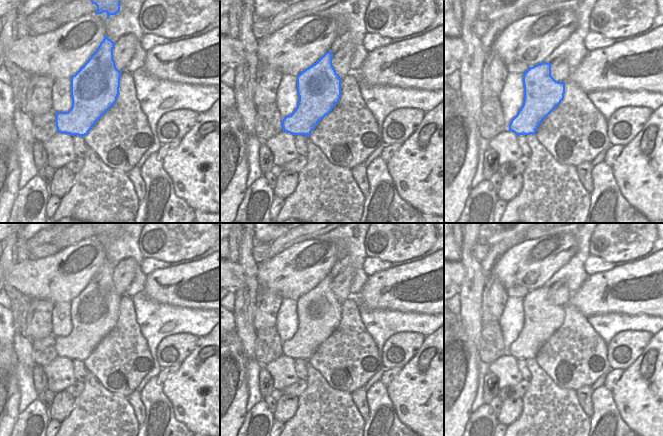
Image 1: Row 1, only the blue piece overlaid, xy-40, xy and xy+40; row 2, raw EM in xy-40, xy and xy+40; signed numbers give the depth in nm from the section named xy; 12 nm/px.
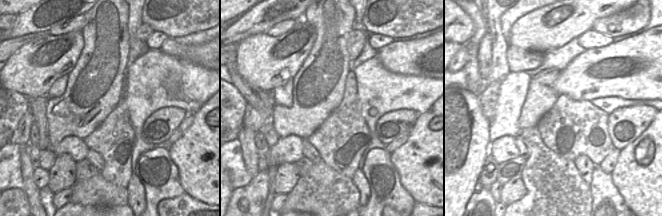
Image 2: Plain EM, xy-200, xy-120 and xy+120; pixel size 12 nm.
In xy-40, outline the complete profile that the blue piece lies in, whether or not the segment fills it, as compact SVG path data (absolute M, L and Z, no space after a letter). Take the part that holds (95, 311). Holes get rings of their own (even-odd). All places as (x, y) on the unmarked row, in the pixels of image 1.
M104 259L96 275L91 279L88 285L71 301L71 321L72 331L68 336L57 336L55 347L57 356L62 358L78 359L84 361L96 348L96 346L116 327L119 319L121 295L116 292L113 283L113 272L115 267Z

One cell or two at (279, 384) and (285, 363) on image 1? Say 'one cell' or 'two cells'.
one cell

